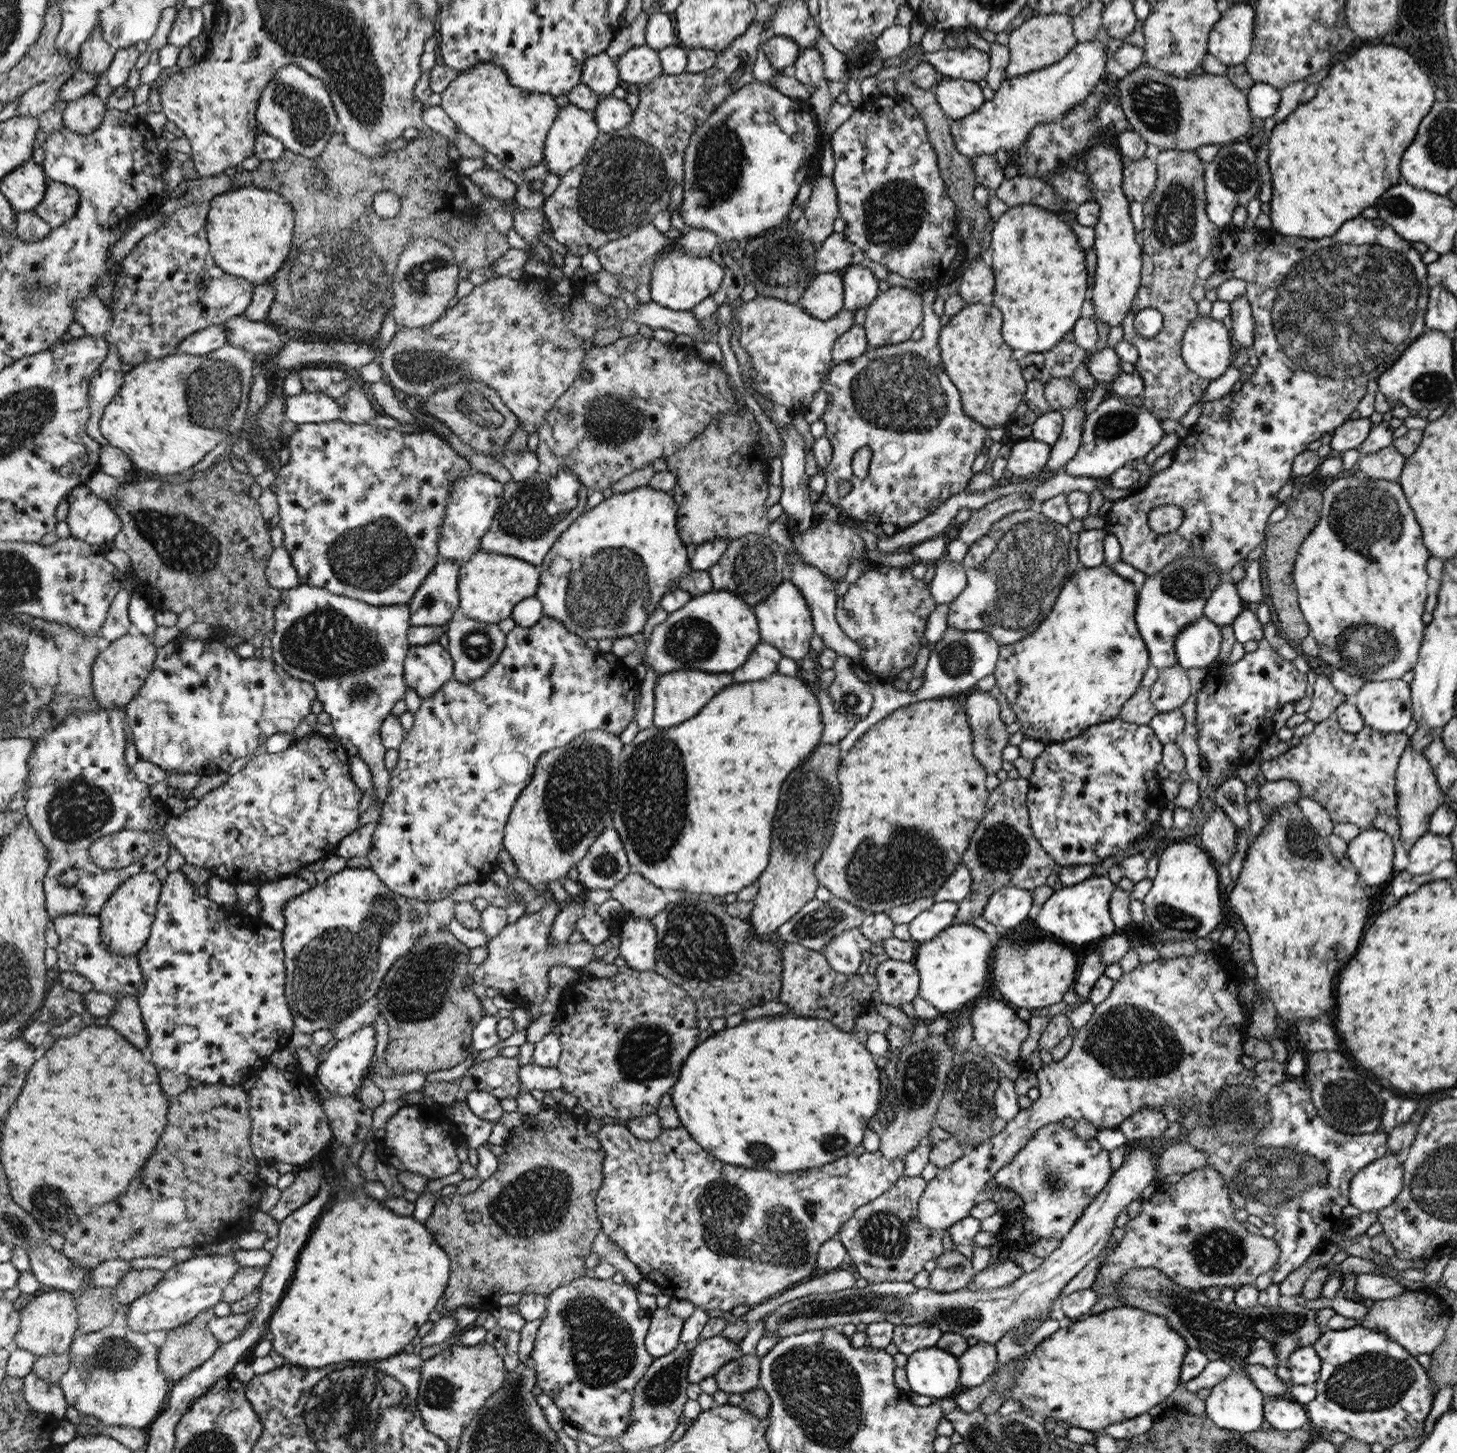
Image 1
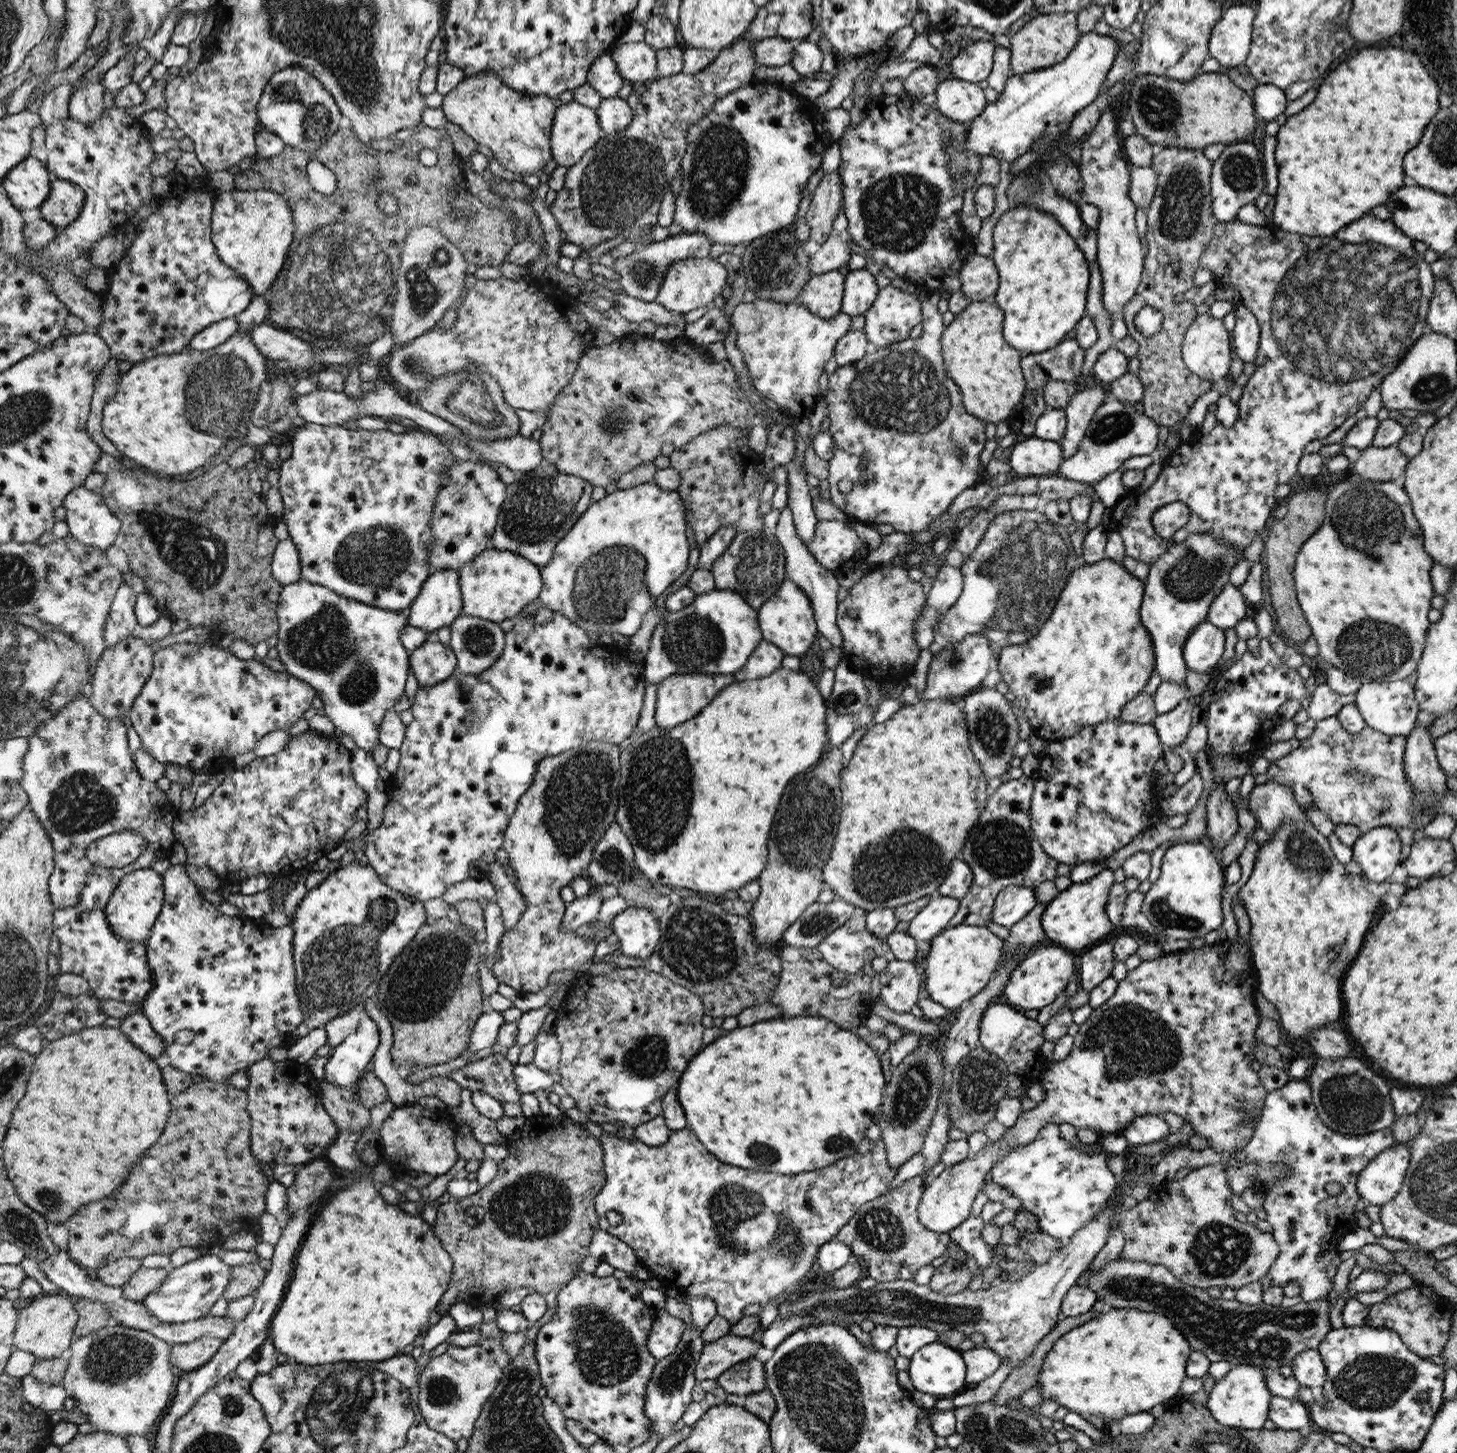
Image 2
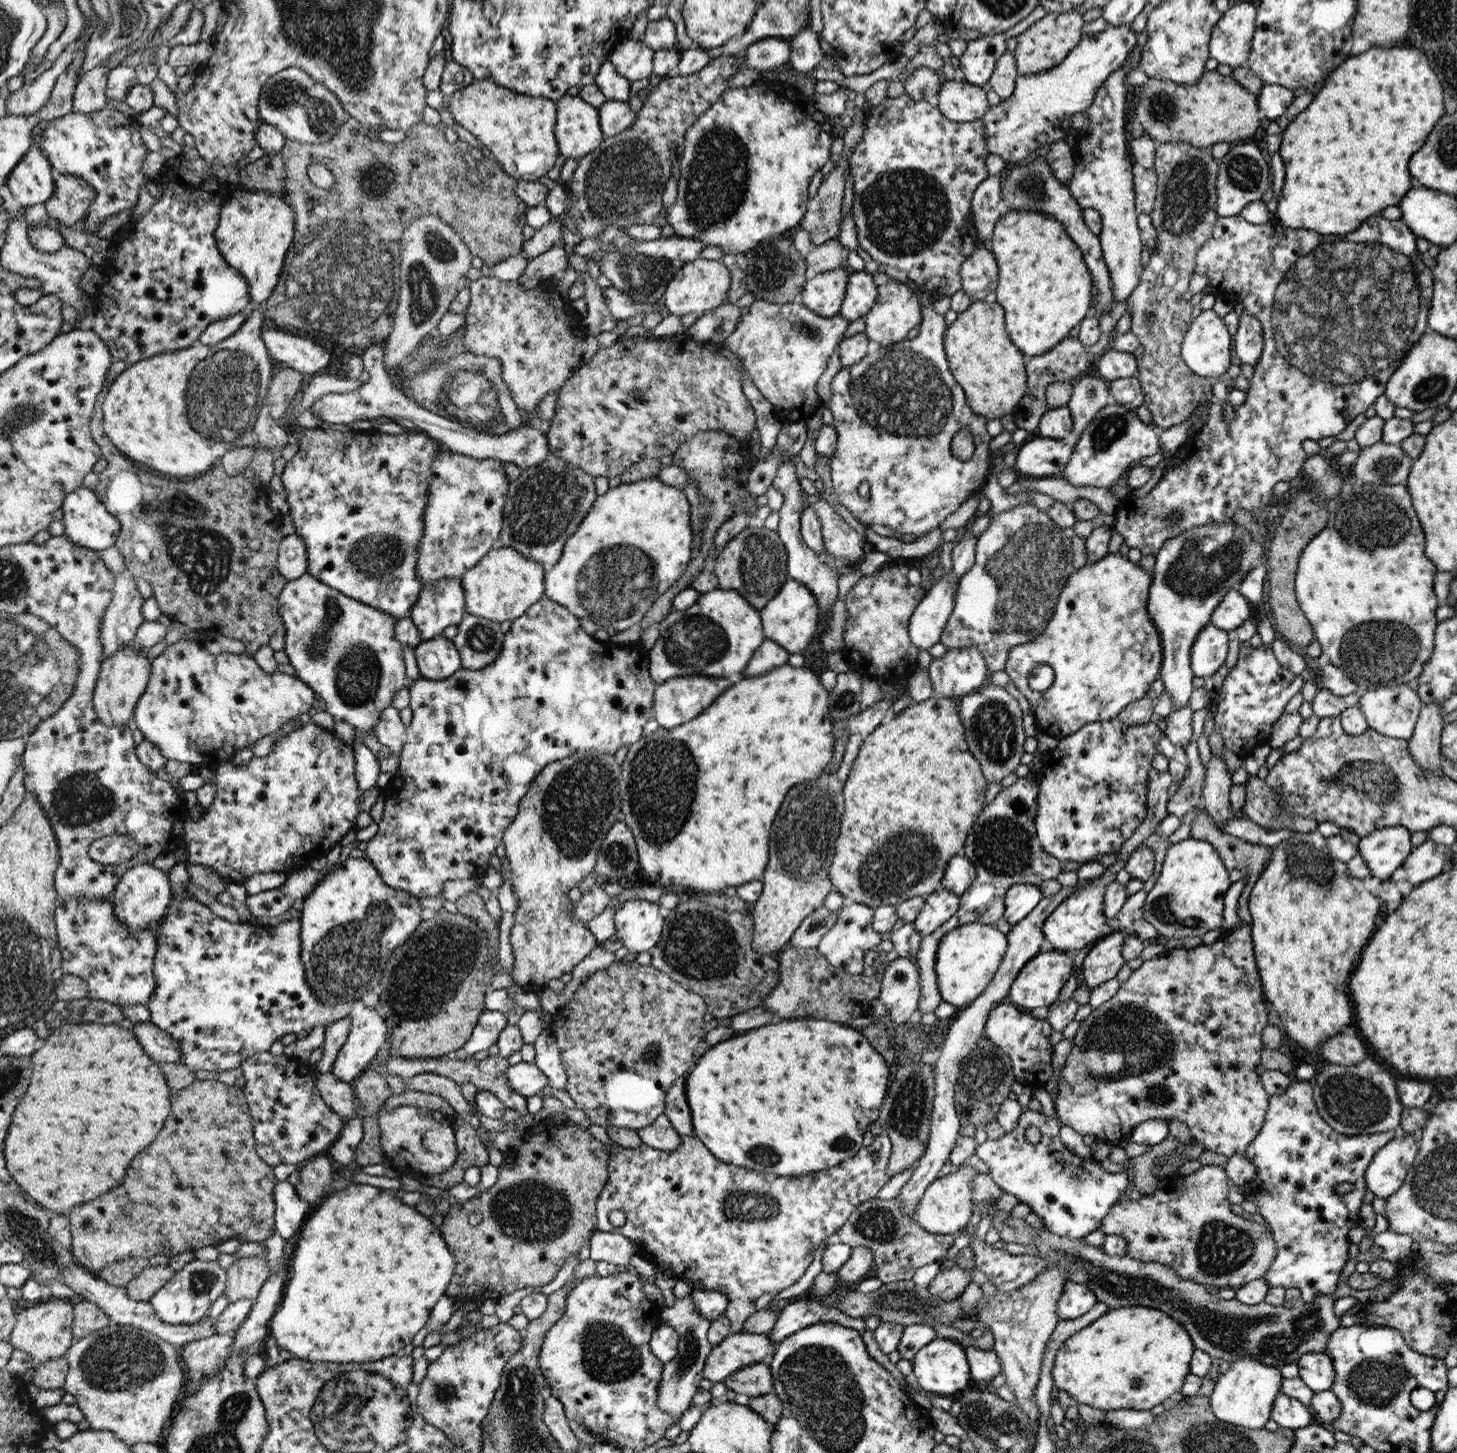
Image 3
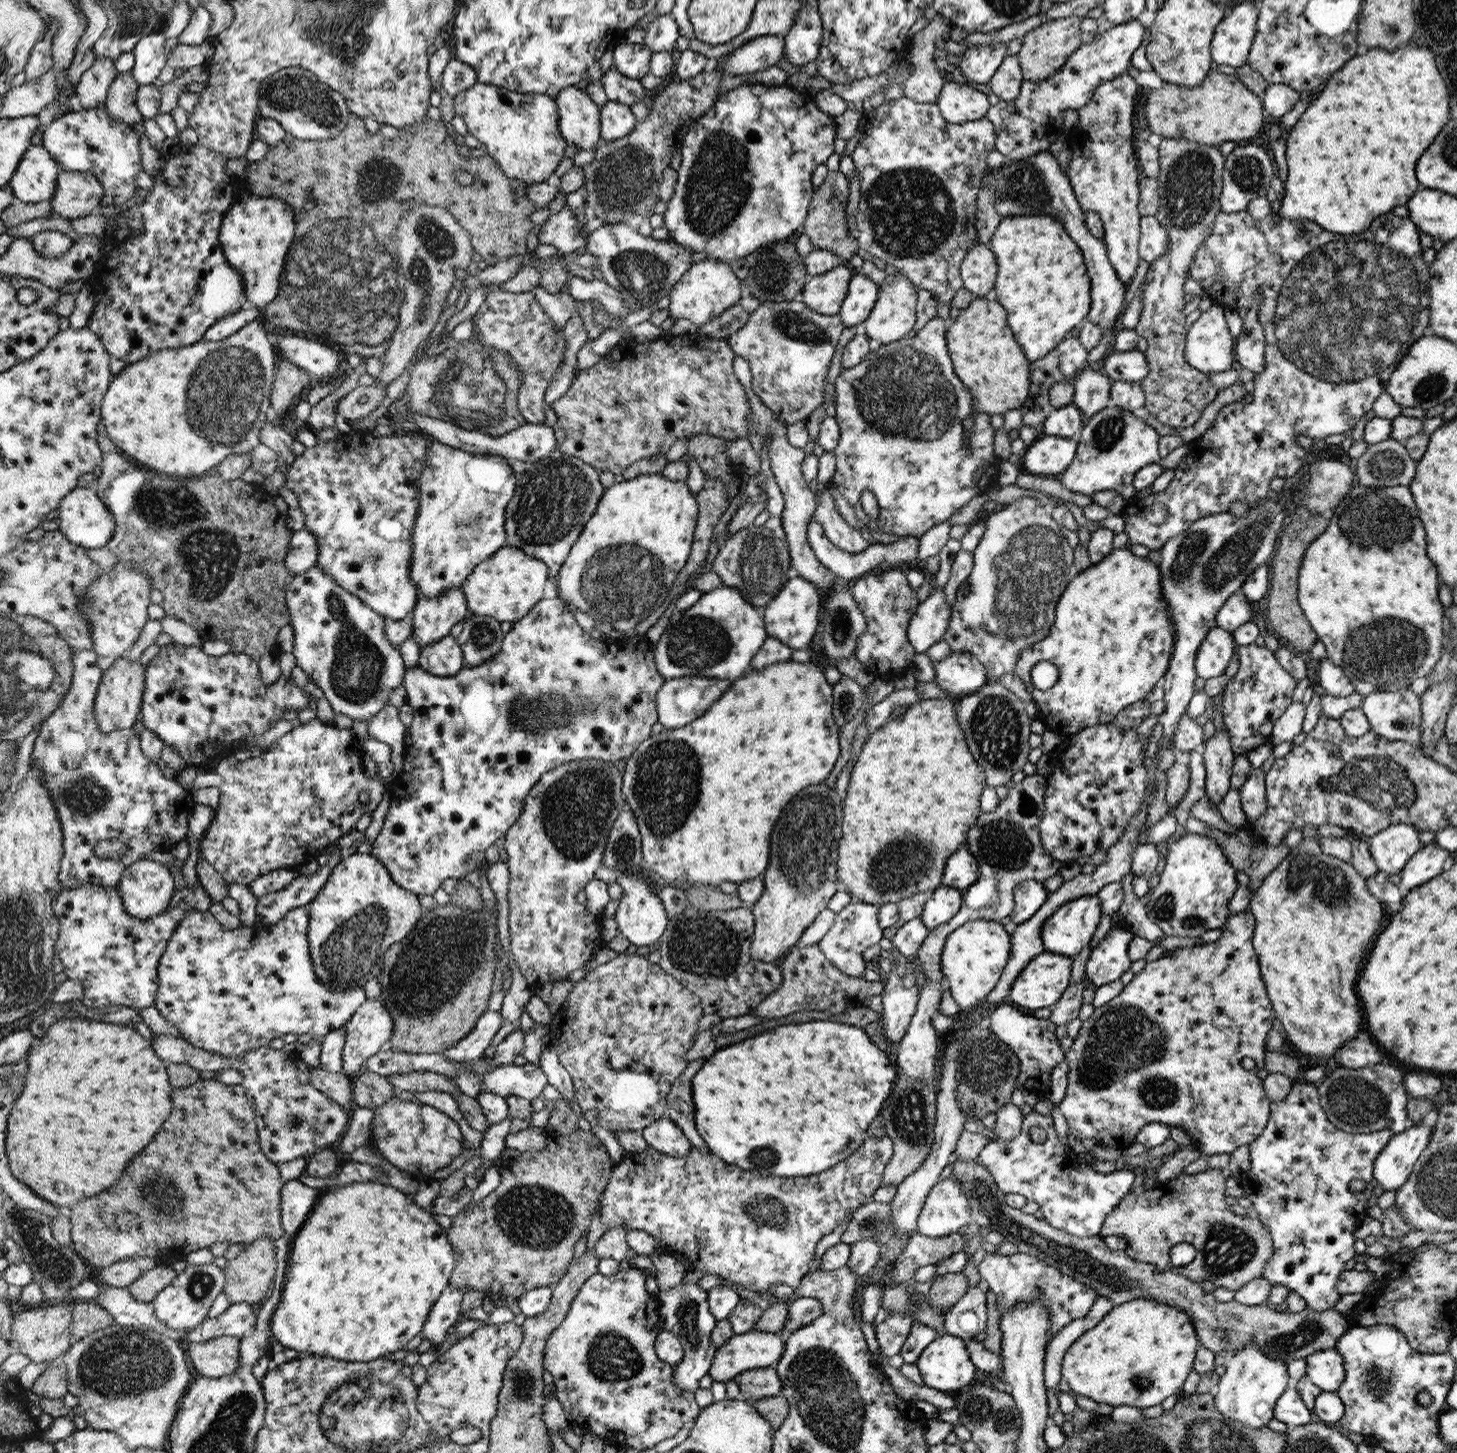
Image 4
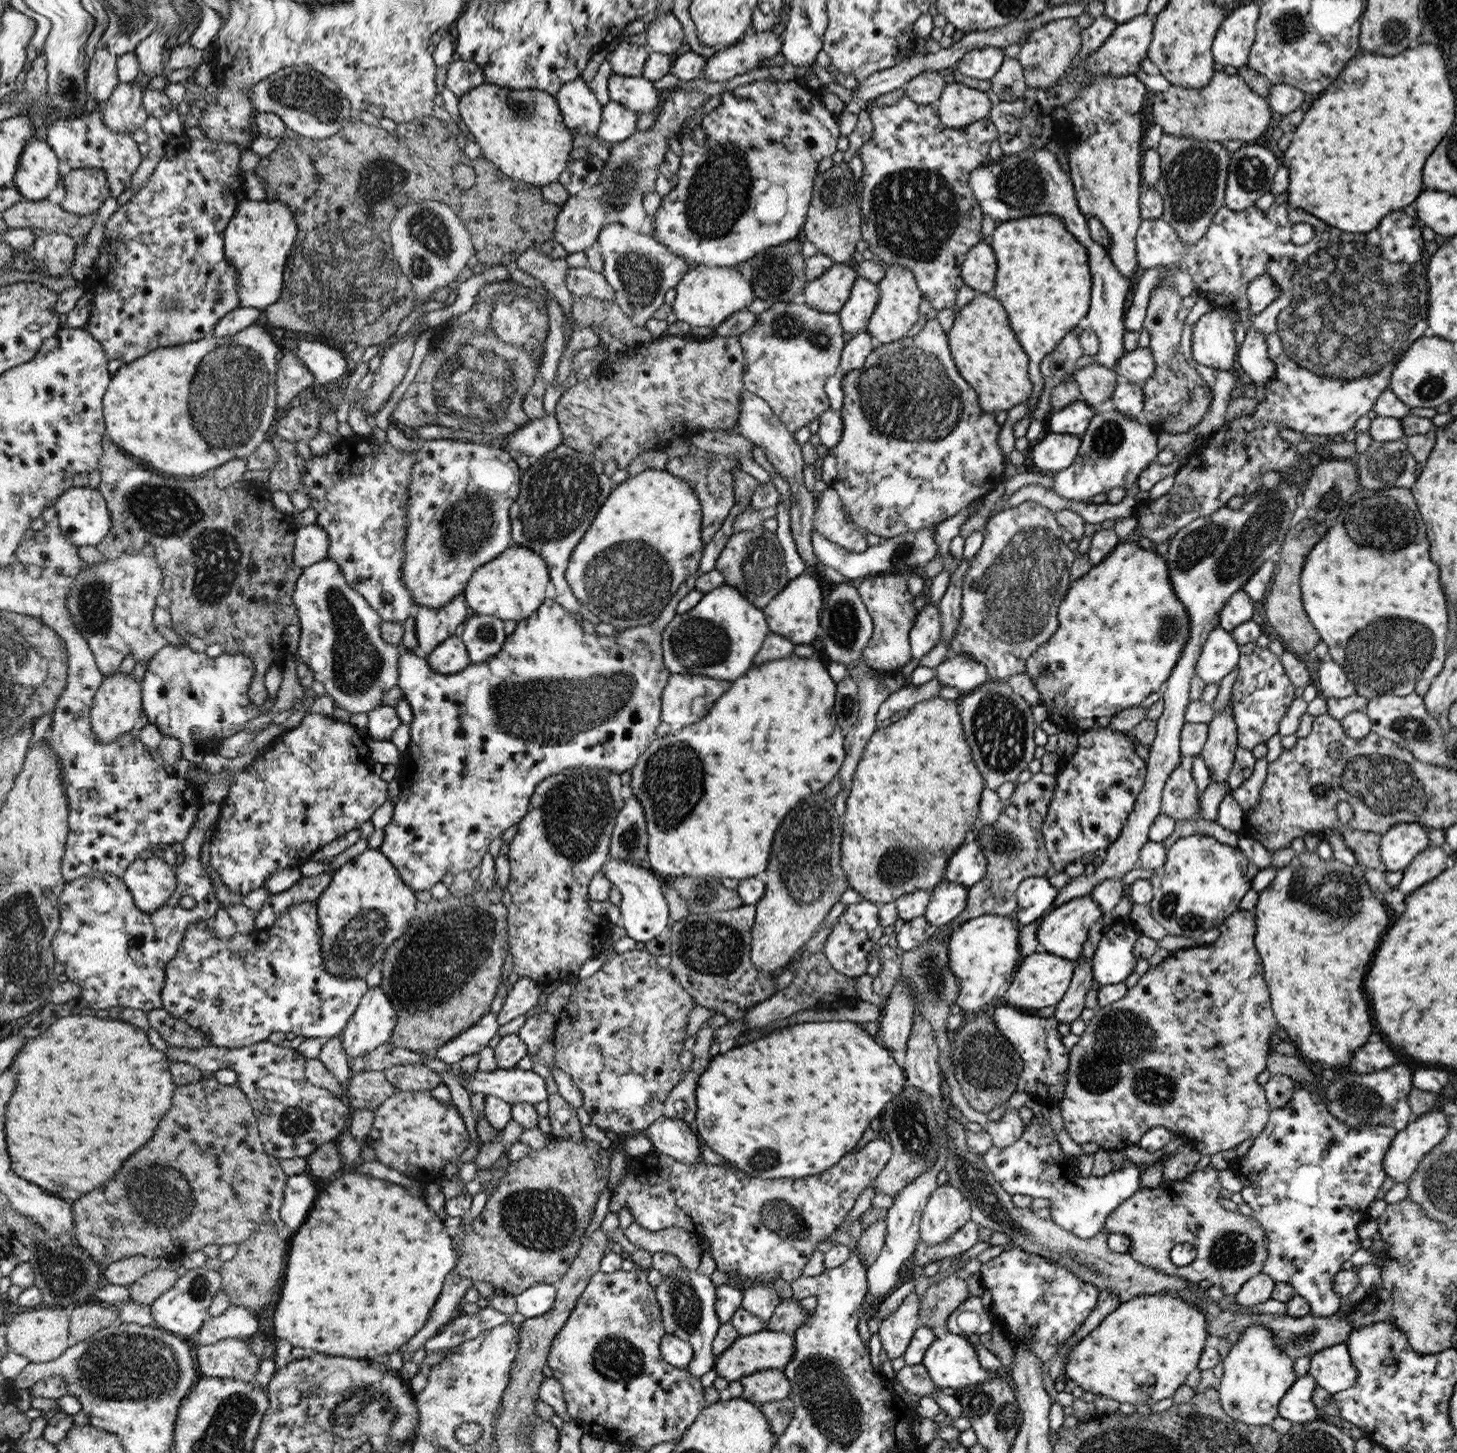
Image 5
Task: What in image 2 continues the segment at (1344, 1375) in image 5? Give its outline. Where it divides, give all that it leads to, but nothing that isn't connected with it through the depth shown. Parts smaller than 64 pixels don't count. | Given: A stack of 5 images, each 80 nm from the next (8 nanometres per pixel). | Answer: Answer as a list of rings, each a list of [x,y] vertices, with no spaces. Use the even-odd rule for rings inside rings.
[[[1308,1349],[1300,1351],[1292,1359],[1292,1376],[1301,1386],[1310,1387],[1316,1392],[1326,1380],[1326,1367],[1318,1349]]]

